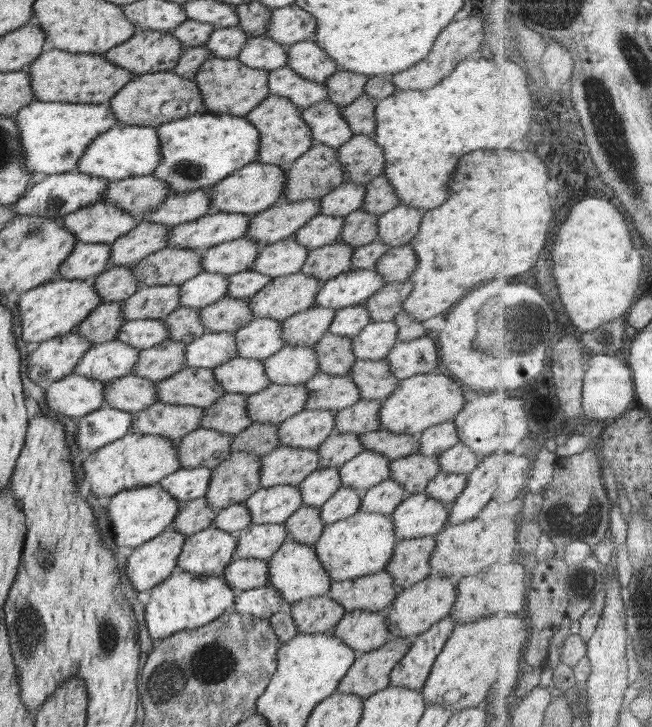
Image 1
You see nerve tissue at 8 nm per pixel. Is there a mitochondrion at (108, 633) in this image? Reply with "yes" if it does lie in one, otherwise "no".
yes

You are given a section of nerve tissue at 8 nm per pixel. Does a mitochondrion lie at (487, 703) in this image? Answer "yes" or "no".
no

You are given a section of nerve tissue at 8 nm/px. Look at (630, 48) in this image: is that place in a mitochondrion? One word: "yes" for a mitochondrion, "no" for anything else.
yes

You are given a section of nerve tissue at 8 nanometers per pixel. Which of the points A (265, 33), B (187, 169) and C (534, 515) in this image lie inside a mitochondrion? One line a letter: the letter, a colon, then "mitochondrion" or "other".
A: other
B: mitochondrion
C: other

